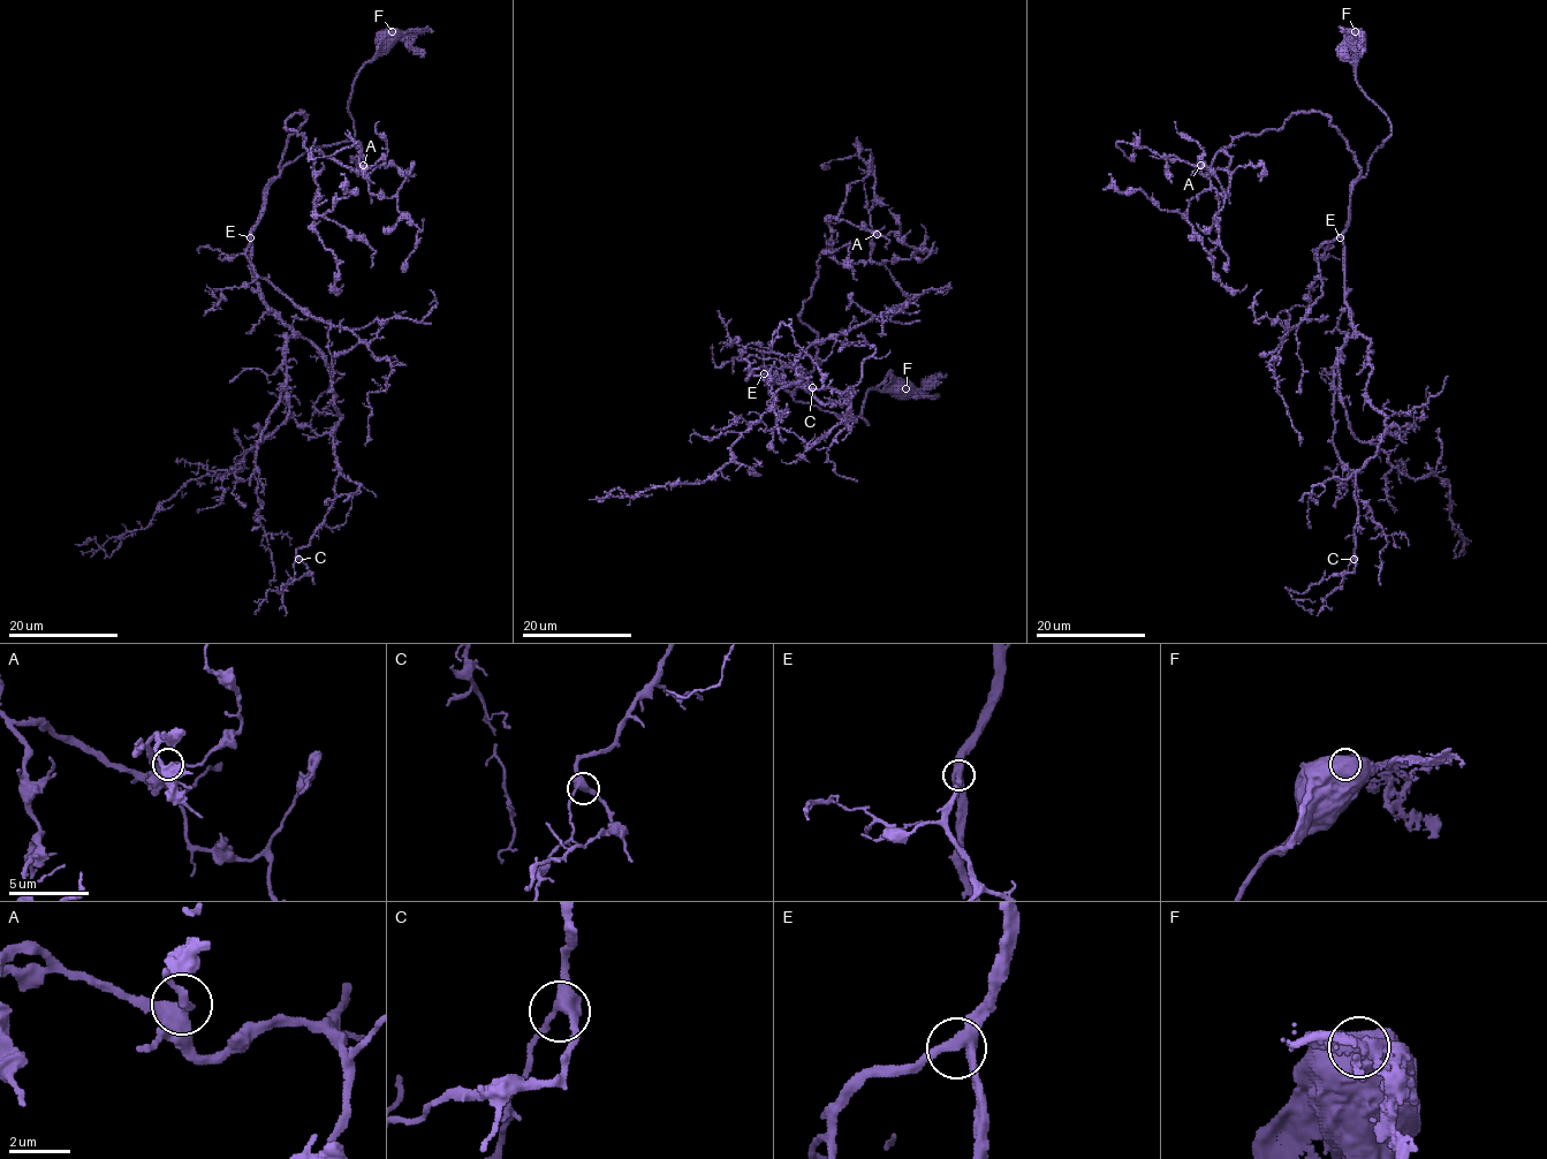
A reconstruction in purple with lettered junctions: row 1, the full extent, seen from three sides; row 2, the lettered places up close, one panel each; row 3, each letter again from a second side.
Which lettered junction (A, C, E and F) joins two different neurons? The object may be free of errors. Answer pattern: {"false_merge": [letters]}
{"false_merge": []}

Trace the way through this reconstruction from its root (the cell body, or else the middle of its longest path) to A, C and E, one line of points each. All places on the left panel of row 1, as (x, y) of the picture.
A: (385, 39), (353, 85), (354, 136), (278, 176), (305, 120), (295, 112), (286, 127), (309, 150), (363, 165)
C: (385, 39), (354, 136), (290, 161), (251, 233), (257, 292), (320, 353), (339, 416), (335, 500), (298, 559)
E: (385, 39), (353, 85), (354, 136), (310, 148), (290, 161), (270, 186), (250, 237)

